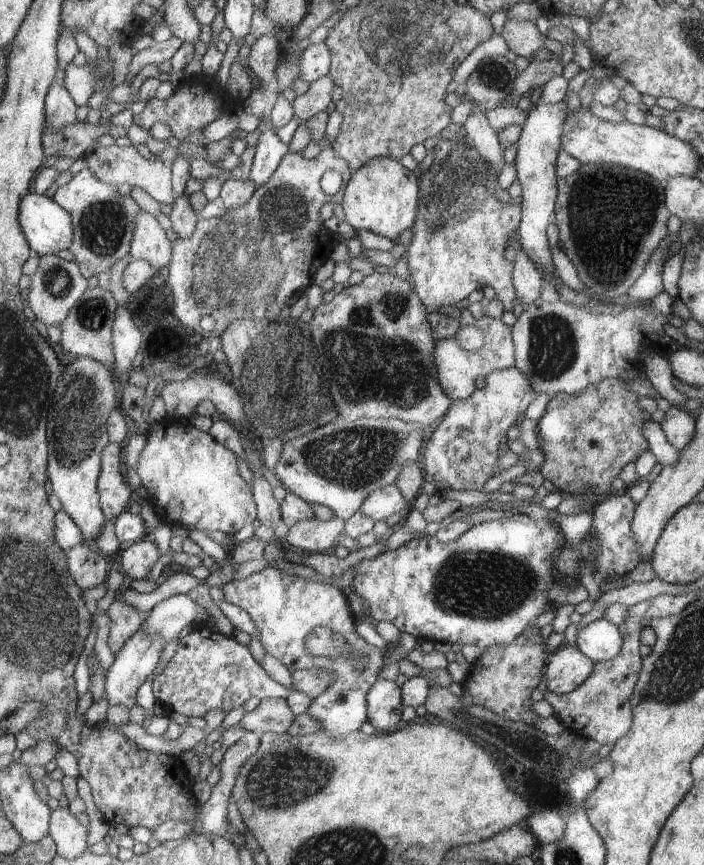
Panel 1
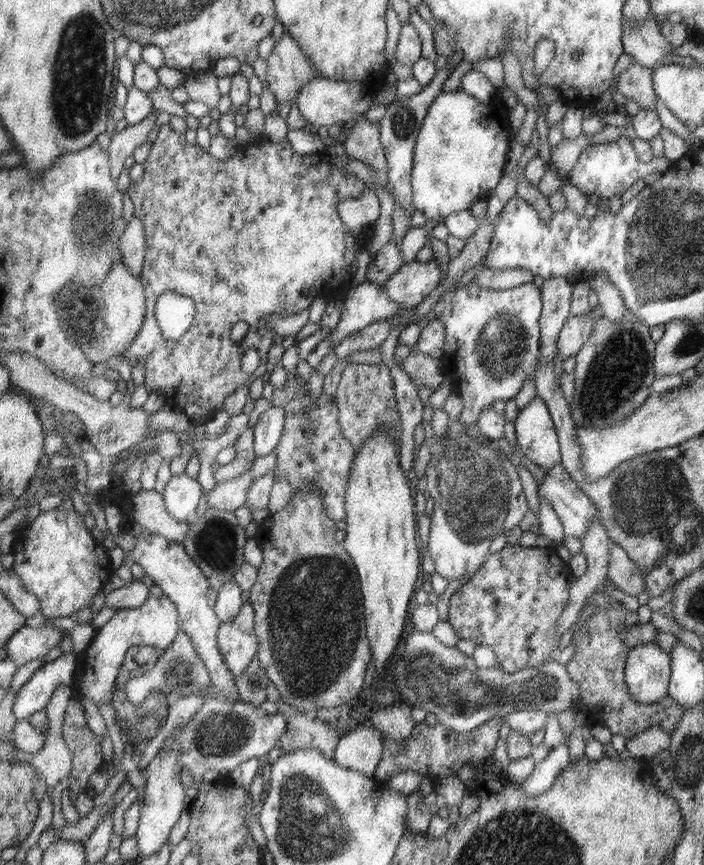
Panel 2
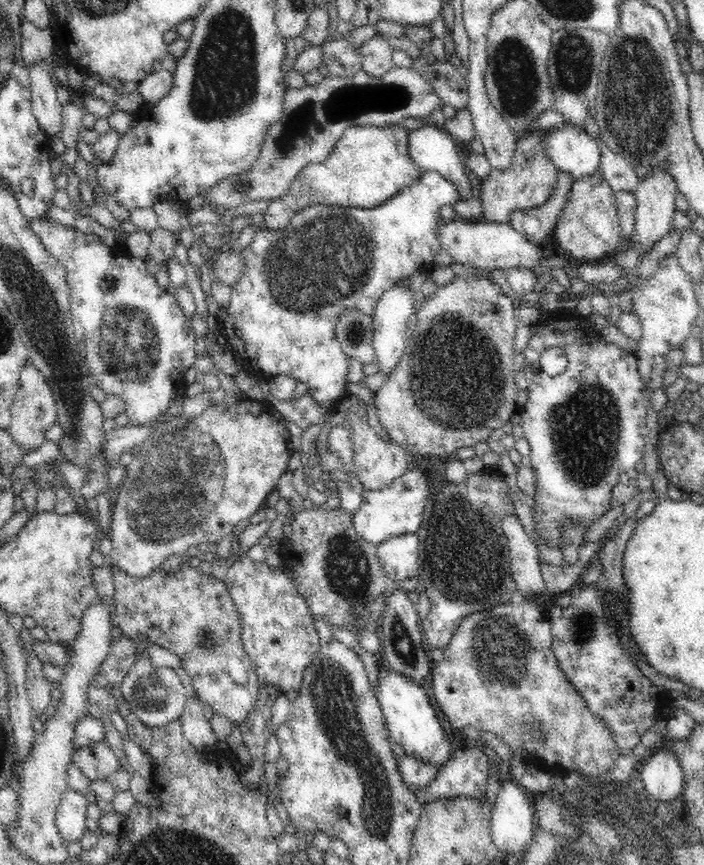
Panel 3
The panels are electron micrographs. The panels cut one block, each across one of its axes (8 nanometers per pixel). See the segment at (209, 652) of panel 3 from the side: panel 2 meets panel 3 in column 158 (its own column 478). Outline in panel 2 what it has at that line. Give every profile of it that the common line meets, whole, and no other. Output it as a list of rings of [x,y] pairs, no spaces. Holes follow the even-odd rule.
[[[544,542],[535,547],[507,544],[500,551],[492,553],[469,581],[453,593],[447,621],[454,627],[458,639],[467,638],[477,645],[492,646],[499,666],[494,668],[513,673],[530,667],[543,667],[560,639],[561,615],[569,606],[568,584],[570,568],[554,546]]]

